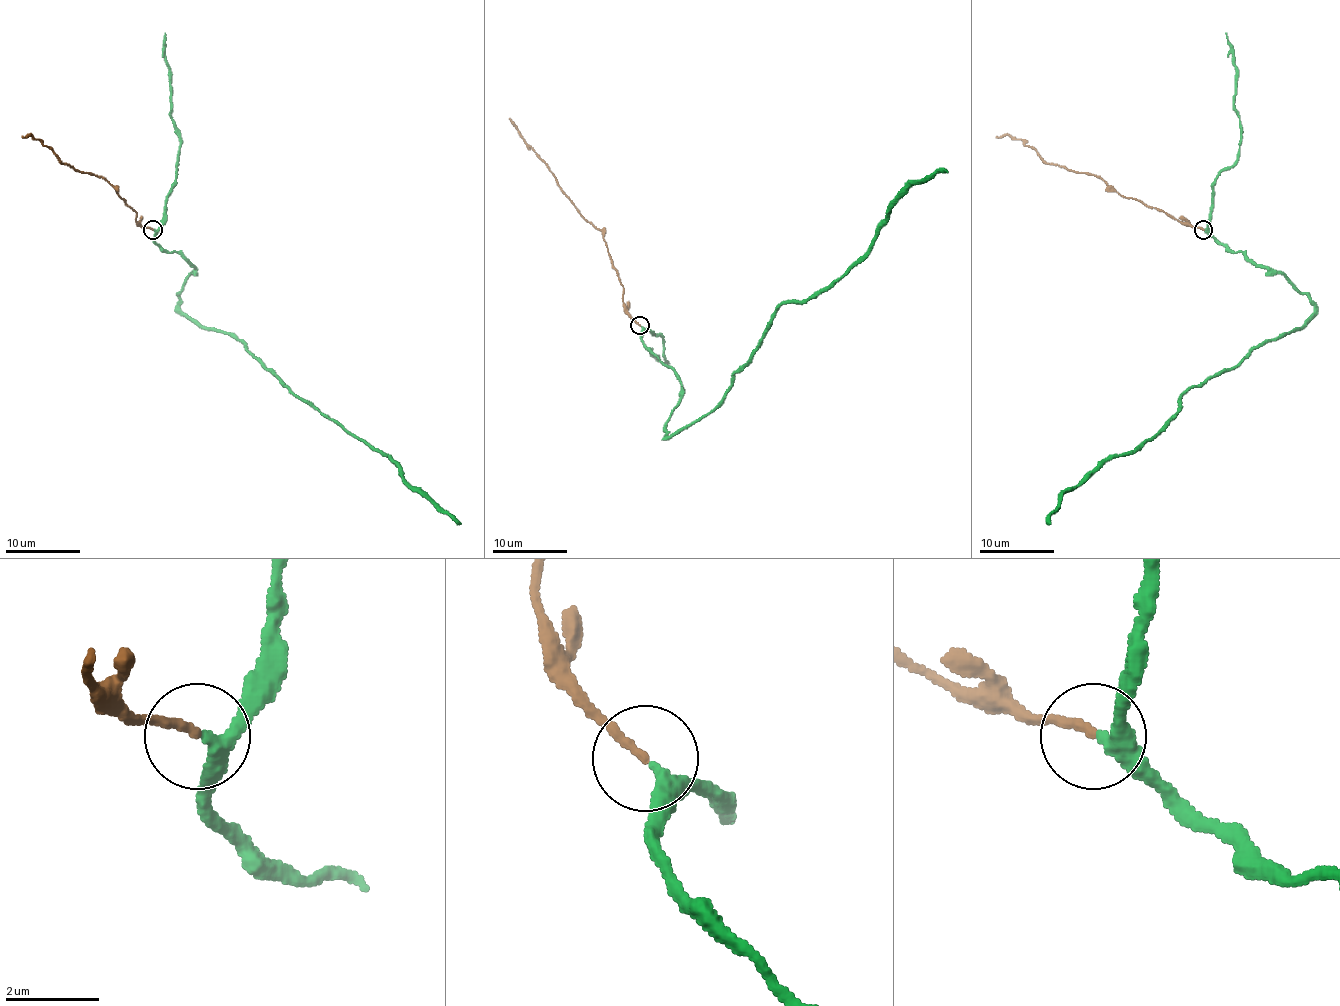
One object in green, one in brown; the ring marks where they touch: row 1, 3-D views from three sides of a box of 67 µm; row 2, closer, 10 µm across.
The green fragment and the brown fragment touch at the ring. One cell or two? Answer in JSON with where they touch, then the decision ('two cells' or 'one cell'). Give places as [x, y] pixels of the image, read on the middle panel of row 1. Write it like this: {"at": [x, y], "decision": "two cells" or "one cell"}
{"at": [640, 325], "decision": "one cell"}

